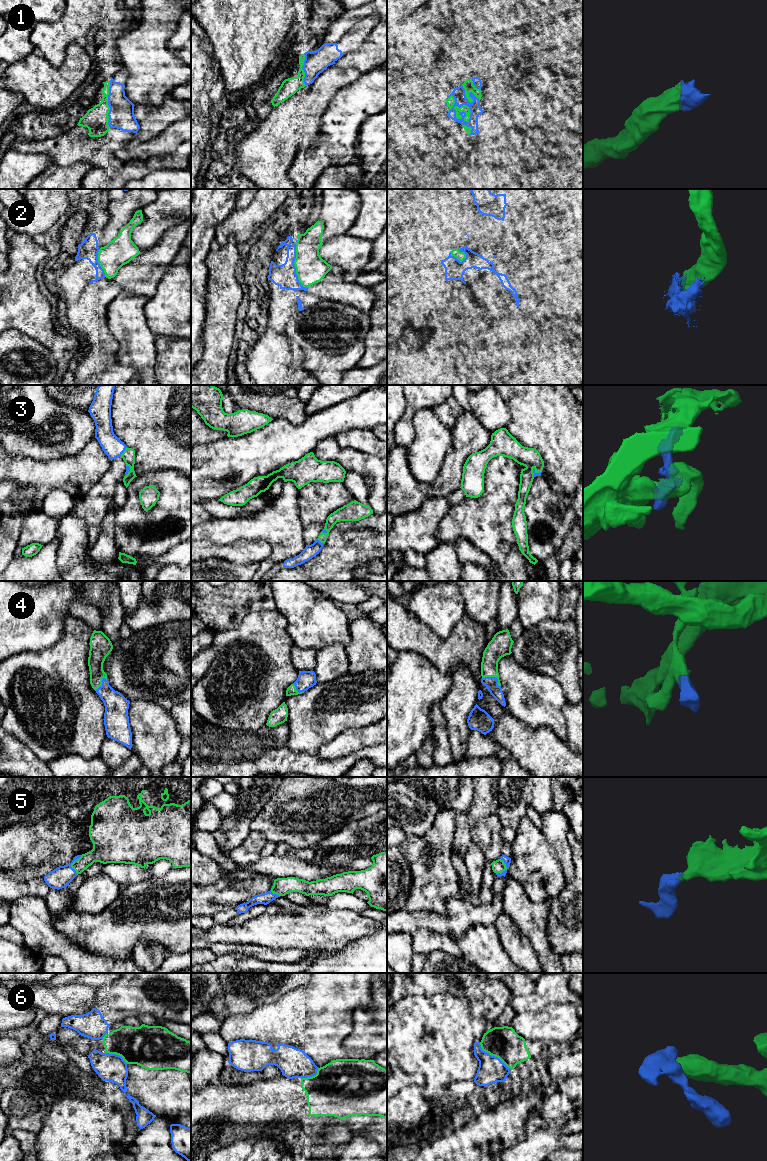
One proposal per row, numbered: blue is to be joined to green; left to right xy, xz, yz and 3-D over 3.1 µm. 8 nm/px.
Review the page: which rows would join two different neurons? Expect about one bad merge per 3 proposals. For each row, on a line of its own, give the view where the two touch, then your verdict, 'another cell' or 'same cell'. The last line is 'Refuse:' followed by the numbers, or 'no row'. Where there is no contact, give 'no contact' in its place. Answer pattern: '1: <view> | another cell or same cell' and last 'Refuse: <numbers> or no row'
1: yz | same cell
2: xz | another cell
3: xy | same cell
4: yz | same cell
5: yz | same cell
6: yz | another cell
Refuse: 2, 6

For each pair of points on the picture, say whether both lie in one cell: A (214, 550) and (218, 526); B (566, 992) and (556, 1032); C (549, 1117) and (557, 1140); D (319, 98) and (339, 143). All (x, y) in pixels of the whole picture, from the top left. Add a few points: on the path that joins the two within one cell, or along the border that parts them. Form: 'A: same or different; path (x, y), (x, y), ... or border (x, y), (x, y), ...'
A: different; border (201, 539), (216, 544), (238, 540)
B: different; border (548, 1002), (572, 1003)
C: different; border (543, 1123), (548, 1124)
D: different; border (339, 91), (322, 116), (319, 133)

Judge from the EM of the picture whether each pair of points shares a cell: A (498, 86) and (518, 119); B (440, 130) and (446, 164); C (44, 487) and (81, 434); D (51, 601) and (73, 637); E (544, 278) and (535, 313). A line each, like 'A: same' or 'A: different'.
A: same
B: different
C: different
D: different
E: different

